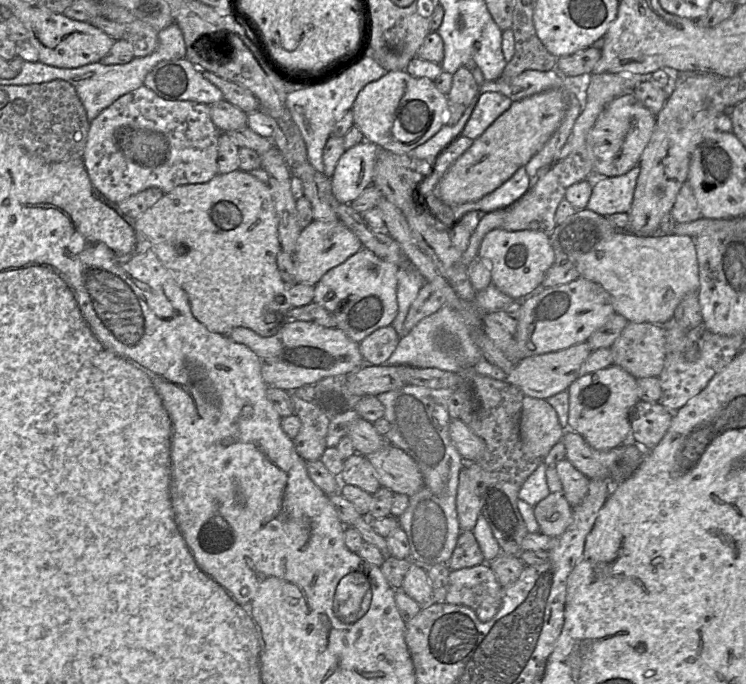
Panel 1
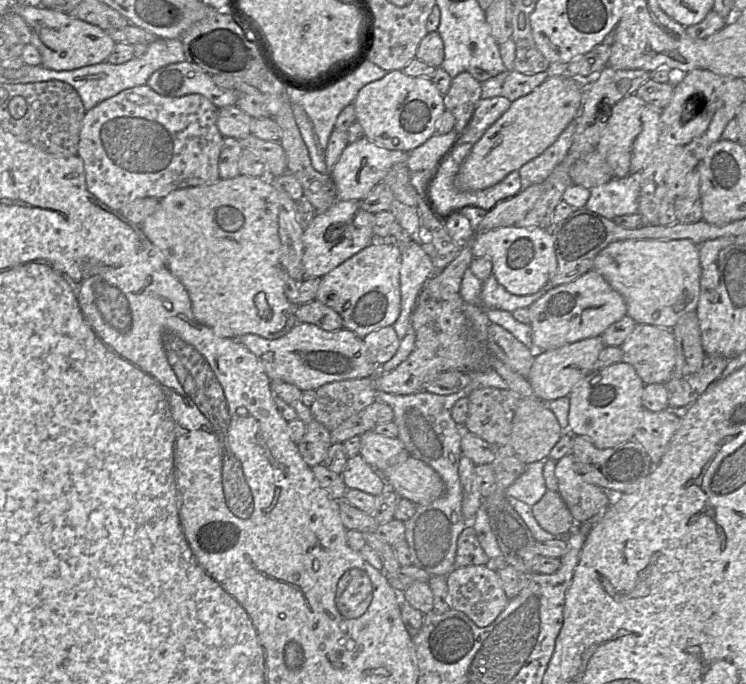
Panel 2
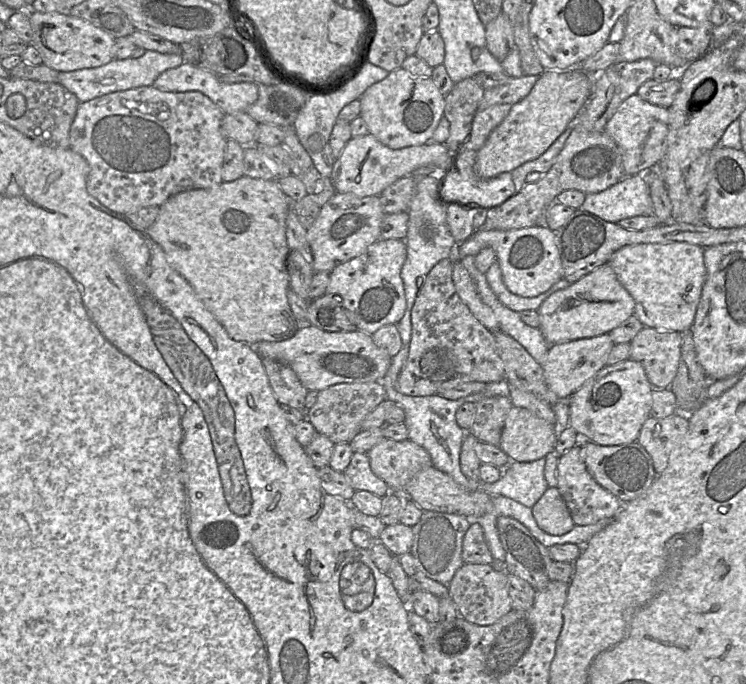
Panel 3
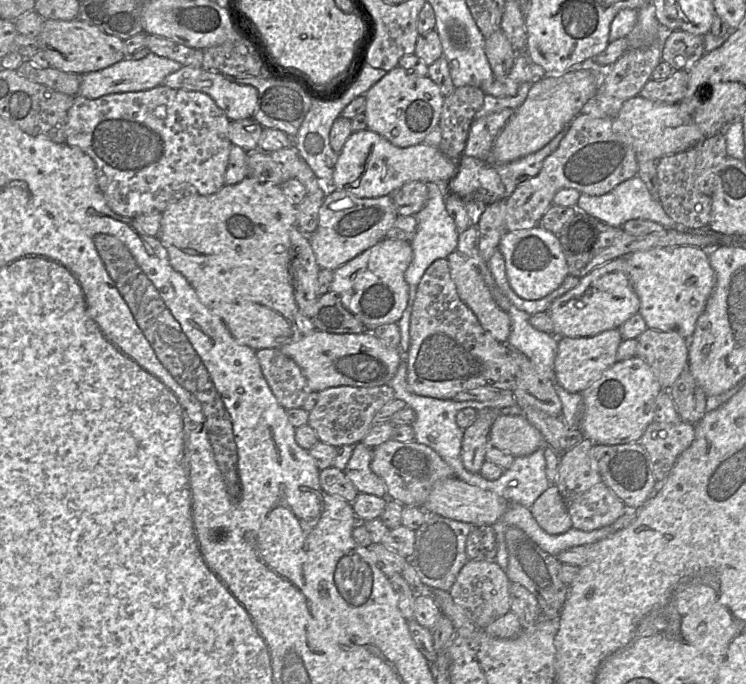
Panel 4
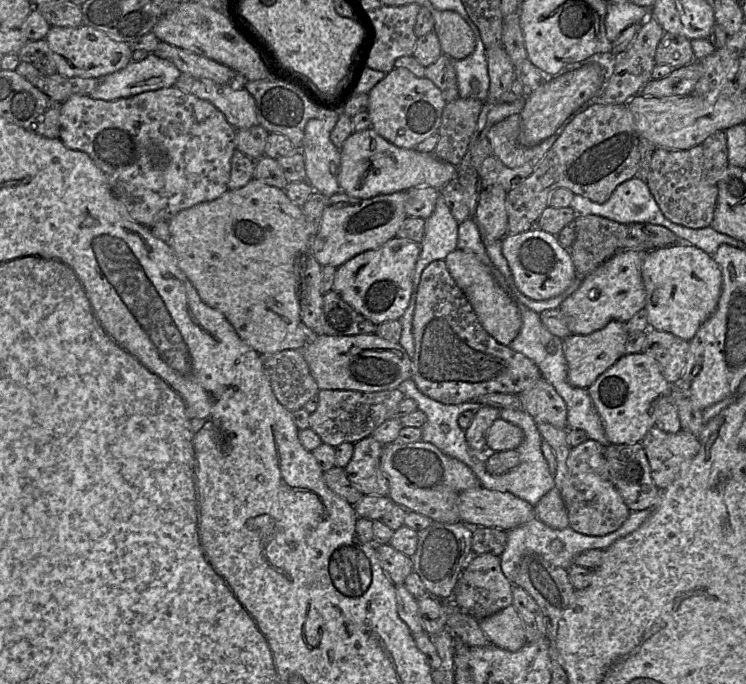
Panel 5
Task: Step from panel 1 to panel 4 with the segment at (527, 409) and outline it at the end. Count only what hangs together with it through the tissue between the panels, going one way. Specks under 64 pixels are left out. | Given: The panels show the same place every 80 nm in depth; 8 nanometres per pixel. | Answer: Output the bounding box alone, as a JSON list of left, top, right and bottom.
[489,415,546,458]

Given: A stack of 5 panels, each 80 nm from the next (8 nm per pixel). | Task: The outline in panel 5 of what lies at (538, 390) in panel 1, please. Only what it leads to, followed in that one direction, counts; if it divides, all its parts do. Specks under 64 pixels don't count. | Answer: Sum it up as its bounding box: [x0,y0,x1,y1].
[563,321,629,389]

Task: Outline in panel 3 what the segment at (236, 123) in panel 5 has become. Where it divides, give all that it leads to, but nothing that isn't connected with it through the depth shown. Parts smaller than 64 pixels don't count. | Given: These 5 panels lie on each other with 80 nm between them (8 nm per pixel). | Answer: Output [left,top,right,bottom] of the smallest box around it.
[153,63,258,115]

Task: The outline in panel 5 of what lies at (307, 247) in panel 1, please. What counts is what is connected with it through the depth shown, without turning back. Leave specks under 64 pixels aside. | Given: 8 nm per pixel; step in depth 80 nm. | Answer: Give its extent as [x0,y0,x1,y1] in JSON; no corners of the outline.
[311,191,407,267]

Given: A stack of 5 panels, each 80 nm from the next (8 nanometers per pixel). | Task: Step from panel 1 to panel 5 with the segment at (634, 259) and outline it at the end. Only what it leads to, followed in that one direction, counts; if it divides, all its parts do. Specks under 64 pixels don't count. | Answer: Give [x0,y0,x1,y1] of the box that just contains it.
[641,242,722,342]

